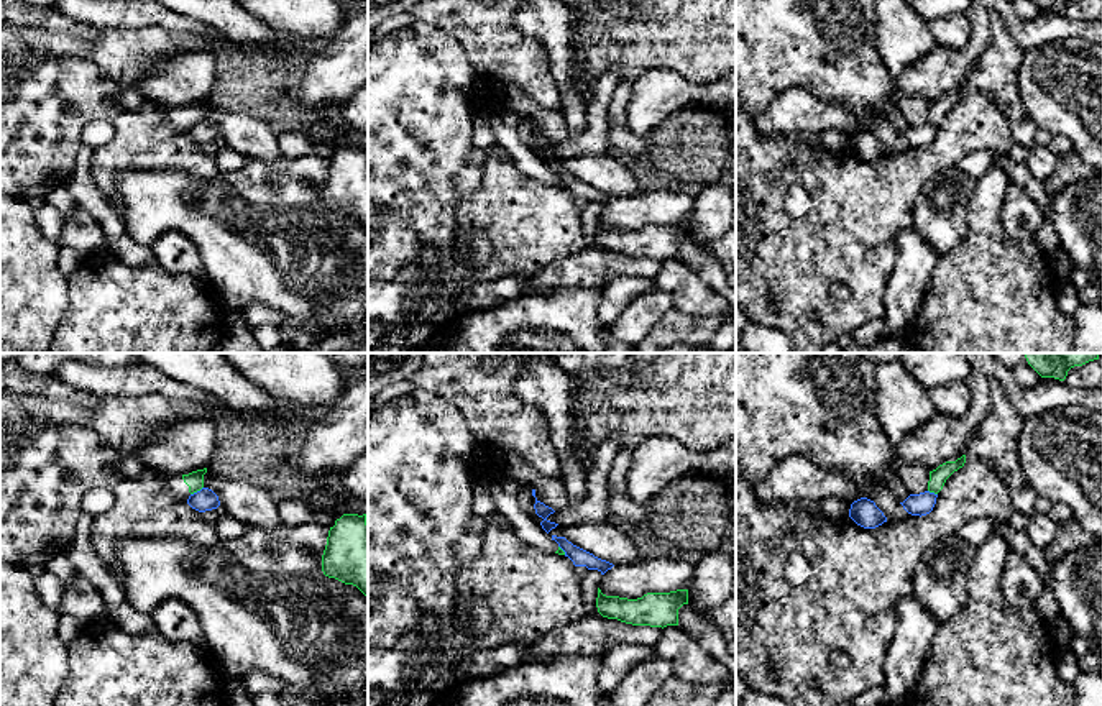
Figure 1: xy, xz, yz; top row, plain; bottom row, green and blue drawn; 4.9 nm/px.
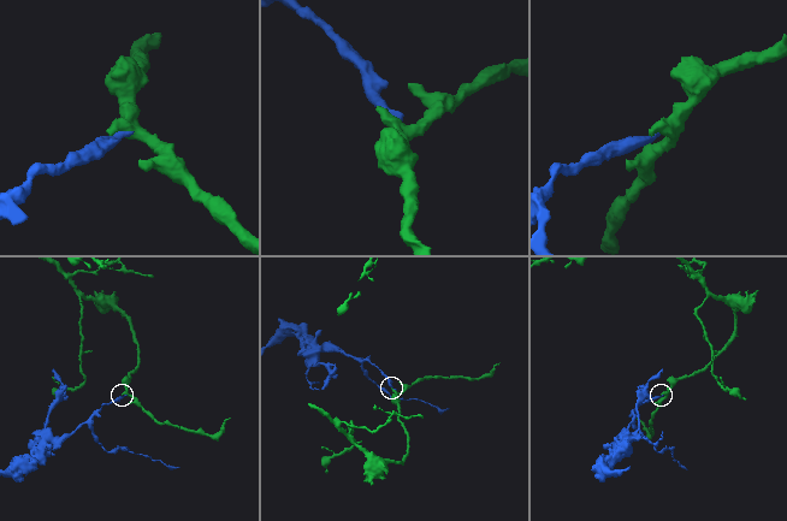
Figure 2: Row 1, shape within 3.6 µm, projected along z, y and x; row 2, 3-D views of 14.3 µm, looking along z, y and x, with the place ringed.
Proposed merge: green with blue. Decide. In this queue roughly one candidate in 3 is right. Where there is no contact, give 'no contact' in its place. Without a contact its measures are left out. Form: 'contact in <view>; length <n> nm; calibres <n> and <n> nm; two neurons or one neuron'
contact in xy; length 80 nm; calibres 90 and 110 nm; two neurons

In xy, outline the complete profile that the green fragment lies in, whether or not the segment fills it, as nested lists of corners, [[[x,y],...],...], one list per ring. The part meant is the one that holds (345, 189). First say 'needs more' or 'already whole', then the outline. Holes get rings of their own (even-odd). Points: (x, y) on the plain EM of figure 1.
already whole; [[[343,146],[330,159],[322,187],[322,204],[356,218],[368,232],[368,156],[366,146]]]

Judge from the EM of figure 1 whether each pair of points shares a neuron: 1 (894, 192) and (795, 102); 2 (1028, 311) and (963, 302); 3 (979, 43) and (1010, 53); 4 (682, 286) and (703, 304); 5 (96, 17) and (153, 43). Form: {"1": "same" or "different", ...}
{"1": "different", "2": "same", "3": "different", "4": "same", "5": "different"}

